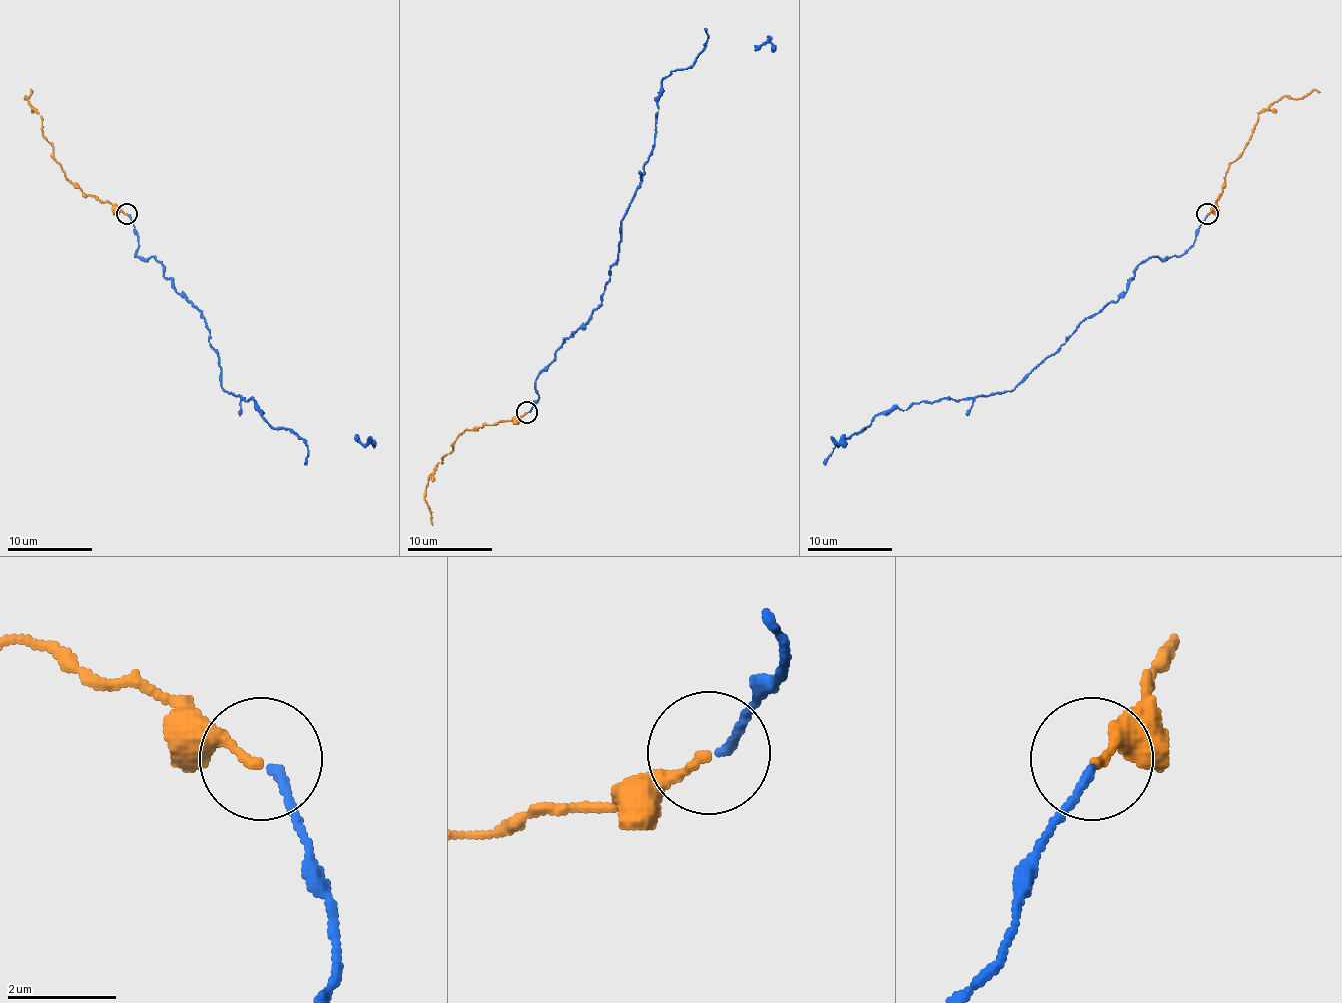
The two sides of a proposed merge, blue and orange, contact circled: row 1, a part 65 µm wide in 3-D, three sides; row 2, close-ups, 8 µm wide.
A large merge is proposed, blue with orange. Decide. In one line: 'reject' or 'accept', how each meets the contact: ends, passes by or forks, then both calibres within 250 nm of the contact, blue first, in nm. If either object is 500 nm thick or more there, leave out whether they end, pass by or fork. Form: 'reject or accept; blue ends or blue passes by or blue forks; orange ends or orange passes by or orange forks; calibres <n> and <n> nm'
accept; blue ends; orange ends; calibres 140 and 160 nm

